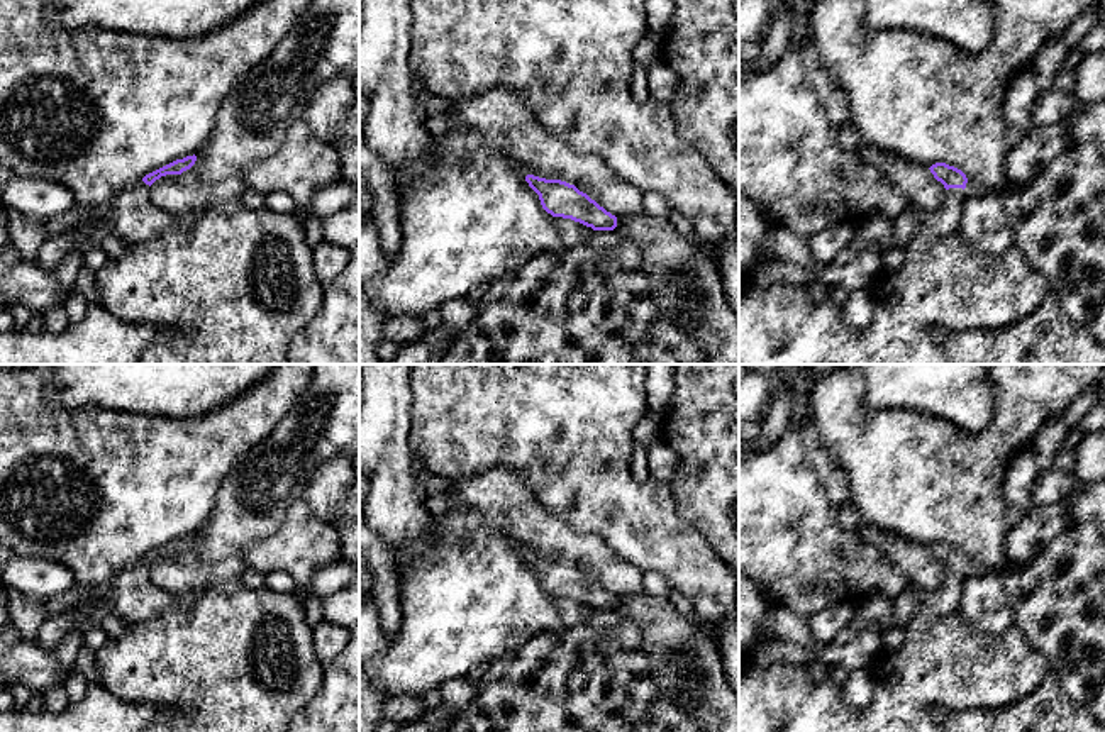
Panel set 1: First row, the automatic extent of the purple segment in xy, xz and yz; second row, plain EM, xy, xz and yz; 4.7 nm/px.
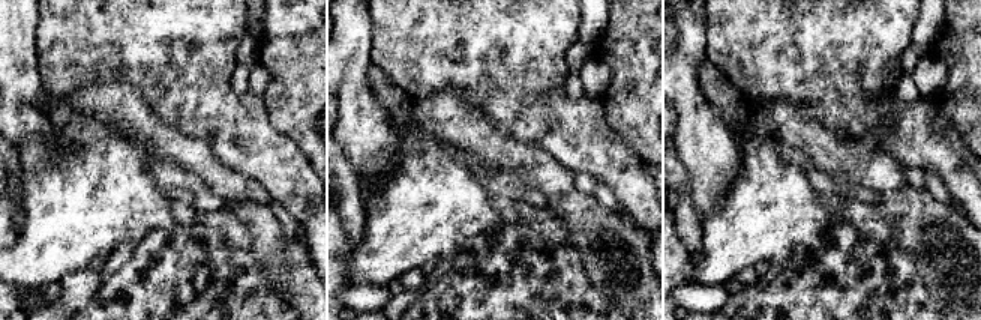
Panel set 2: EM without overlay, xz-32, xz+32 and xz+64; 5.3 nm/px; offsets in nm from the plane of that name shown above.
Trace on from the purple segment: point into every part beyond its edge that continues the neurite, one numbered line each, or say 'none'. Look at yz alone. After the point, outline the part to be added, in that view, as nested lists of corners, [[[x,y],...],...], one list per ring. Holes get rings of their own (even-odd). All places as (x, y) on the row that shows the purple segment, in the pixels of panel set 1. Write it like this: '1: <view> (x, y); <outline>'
1: yz (944, 219); [[[949,188],[942,203],[934,212],[915,210],[917,222],[925,224],[934,234],[946,237],[958,232],[966,193],[963,188]]]

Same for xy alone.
1: xy (133, 217); [[[144,181],[117,193],[108,205],[110,214],[103,219],[97,215],[95,222],[103,224],[107,232],[127,244],[154,239],[195,219],[195,212],[173,215],[154,205],[149,198],[149,185]]]

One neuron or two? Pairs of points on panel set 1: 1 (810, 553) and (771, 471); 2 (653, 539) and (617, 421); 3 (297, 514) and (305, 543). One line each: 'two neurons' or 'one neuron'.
1: one neuron
2: one neuron
3: one neuron

